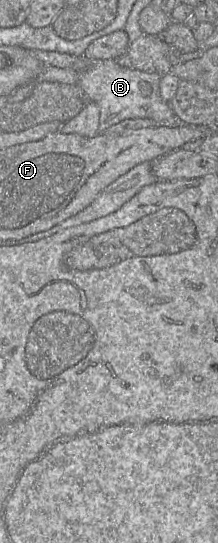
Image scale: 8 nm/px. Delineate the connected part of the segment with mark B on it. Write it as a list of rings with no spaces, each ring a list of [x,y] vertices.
[[[91,59],[89,66],[78,74],[79,85],[87,95],[88,102],[92,101],[100,108],[99,133],[132,118],[148,118],[158,126],[177,127],[184,124],[161,97],[159,86],[162,74],[158,72],[140,71],[115,59]]]

